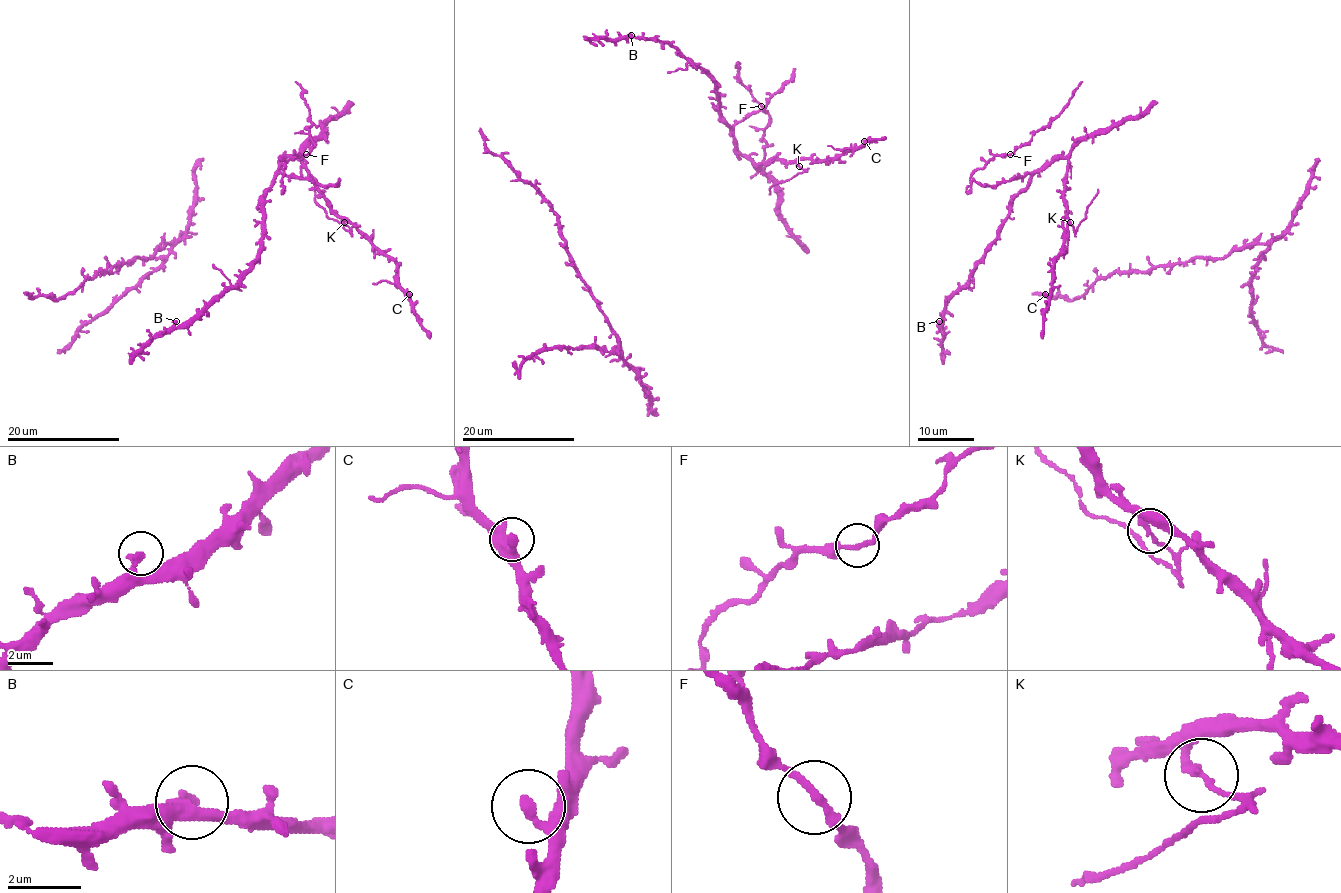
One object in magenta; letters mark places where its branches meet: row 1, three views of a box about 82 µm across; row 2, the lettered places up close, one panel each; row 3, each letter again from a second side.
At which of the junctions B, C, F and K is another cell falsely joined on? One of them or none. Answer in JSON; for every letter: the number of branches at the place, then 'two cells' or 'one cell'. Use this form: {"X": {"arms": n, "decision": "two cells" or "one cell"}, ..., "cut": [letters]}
{"B": {"arms": 2, "decision": "one cell"}, "C": {"arms": 2, "decision": "one cell"}, "F": {"arms": 2, "decision": "one cell"}, "K": {"arms": 2, "decision": "two cells"}, "cut": ["K"]}

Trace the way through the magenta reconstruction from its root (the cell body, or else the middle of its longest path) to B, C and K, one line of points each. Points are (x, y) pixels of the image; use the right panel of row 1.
B: (943, 348), (943, 328), (939, 321)
C: (943, 348), (946, 302), (967, 281), (1028, 181), (1065, 157), (1063, 251), (1045, 294)
K: (943, 348), (946, 302), (997, 236), (1010, 203), (1058, 157), (1067, 160), (1065, 208), (1070, 222)

